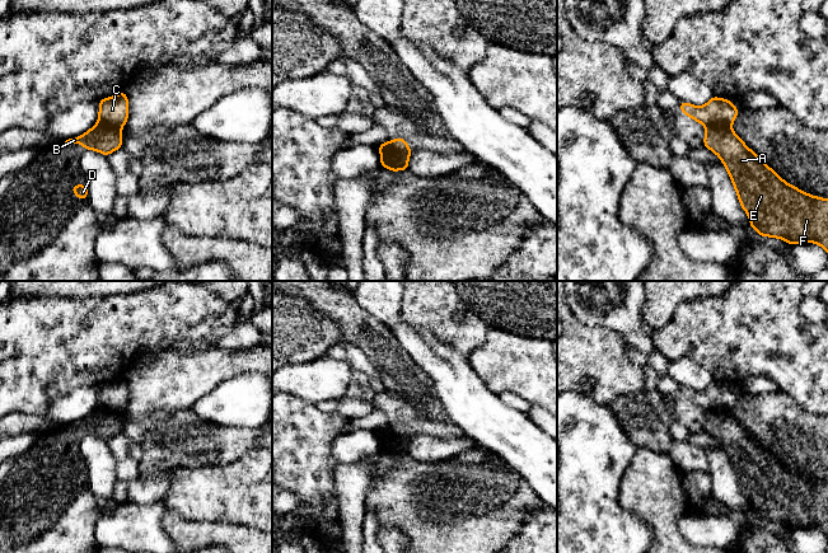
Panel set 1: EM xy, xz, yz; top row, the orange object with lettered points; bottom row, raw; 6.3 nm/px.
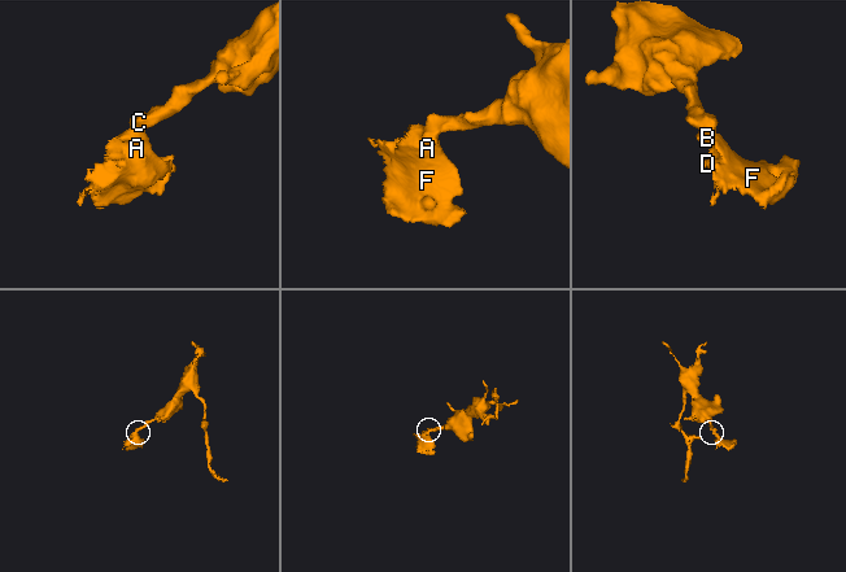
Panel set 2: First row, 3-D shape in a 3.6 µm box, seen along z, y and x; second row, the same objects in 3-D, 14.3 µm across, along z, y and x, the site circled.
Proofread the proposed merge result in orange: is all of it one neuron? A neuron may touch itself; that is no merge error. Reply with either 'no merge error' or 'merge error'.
merge error

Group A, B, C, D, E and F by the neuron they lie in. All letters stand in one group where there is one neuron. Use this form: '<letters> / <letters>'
A B D E F / C

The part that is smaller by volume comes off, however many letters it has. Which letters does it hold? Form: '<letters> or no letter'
A, B, D, E, F

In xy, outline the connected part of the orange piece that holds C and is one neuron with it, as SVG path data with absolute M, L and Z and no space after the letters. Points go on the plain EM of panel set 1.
M125 376L99 385L98 404L116 412L125 412L128 404L128 384Z

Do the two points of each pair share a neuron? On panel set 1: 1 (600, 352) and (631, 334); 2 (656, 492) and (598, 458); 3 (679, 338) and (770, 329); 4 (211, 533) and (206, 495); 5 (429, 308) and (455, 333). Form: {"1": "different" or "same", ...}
{"1": "different", "2": "different", "3": "same", "4": "different", "5": "same"}

